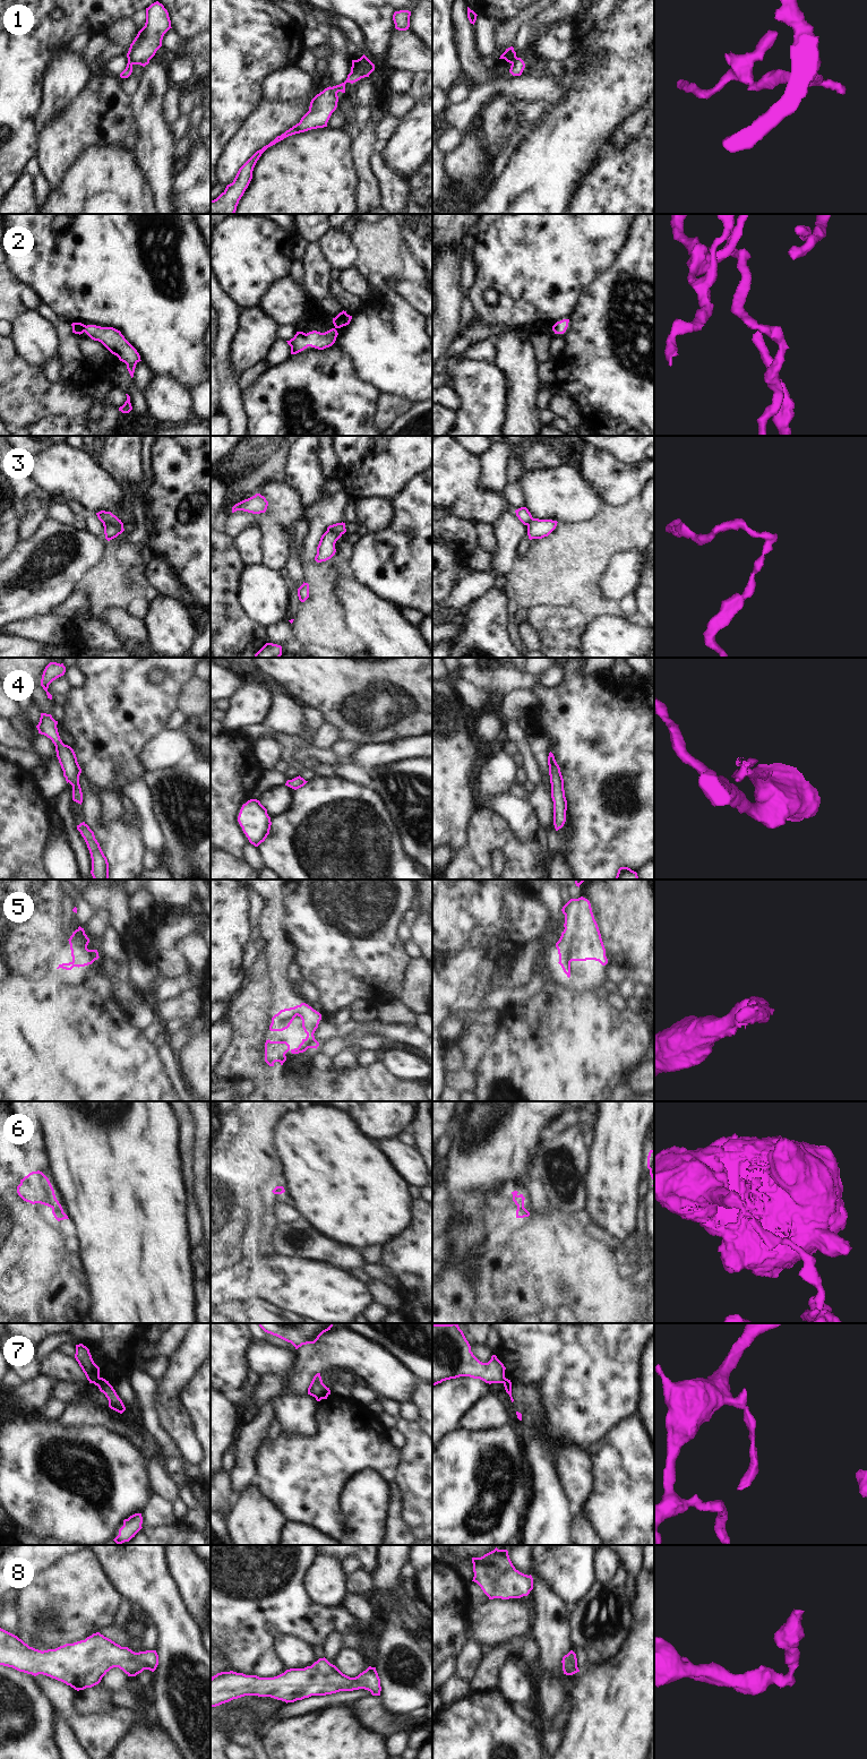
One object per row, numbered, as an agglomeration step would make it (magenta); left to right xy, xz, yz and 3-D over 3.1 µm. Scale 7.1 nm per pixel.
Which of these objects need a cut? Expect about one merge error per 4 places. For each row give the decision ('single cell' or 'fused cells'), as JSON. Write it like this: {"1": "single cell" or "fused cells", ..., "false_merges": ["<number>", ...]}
{"1": "single cell", "2": "single cell", "3": "fused cells", "4": "single cell", "5": "single cell", "6": "fused cells", "7": "fused cells", "8": "single cell", "false_merges": ["3", "6", "7"]}

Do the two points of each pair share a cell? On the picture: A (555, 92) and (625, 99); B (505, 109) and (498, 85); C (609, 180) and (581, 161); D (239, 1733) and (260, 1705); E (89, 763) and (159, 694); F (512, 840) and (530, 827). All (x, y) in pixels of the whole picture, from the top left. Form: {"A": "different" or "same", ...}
{"A": "different", "B": "different", "C": "different", "D": "same", "E": "same", "F": "different"}

